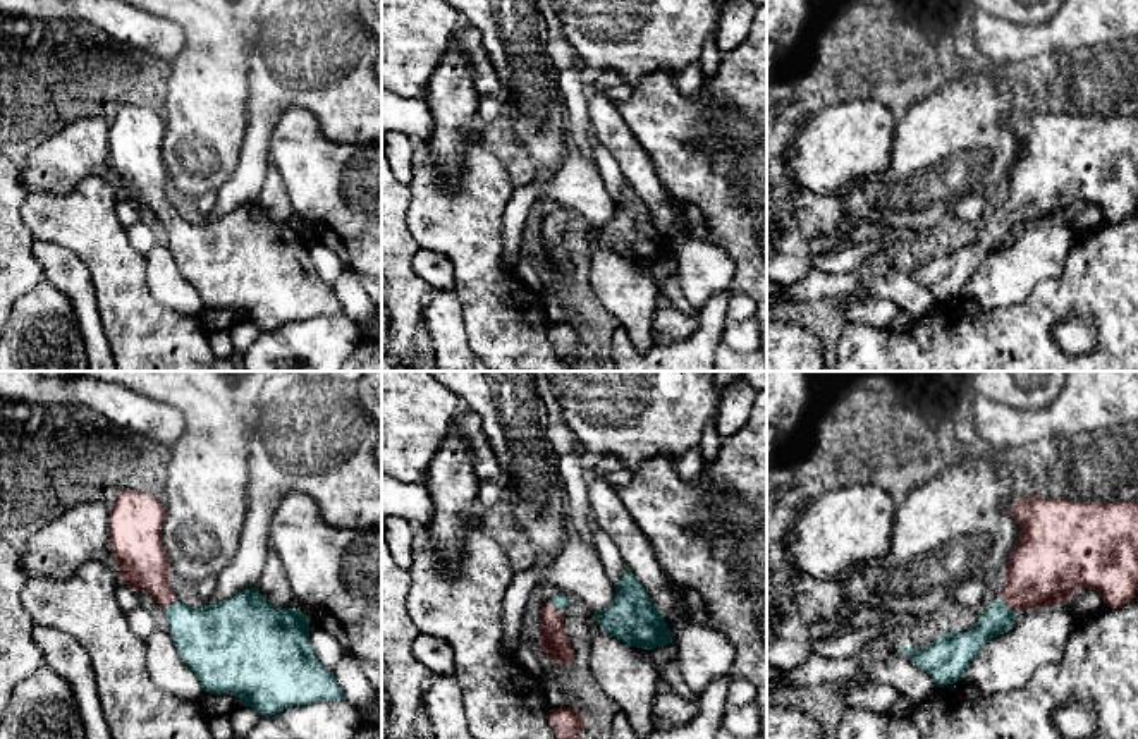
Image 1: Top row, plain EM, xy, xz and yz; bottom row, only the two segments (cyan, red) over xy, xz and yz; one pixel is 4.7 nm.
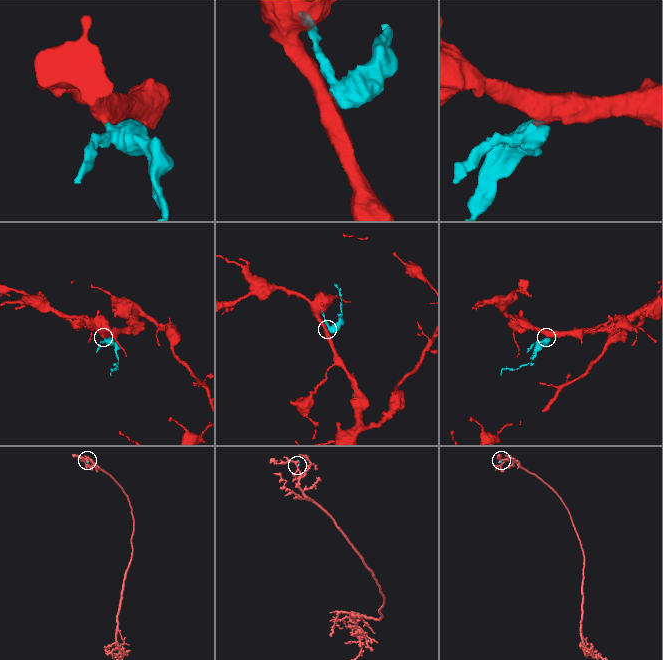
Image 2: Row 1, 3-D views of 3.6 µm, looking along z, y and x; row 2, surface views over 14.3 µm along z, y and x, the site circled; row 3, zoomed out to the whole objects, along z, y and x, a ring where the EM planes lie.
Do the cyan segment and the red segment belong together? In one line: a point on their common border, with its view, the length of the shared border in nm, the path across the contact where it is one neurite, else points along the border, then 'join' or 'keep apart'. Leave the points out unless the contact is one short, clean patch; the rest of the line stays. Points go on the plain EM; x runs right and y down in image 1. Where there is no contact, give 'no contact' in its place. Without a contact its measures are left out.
contact yz (1006, 220); length 120 nm; way yz (996, 234), (1006, 220), (1044, 183); join

